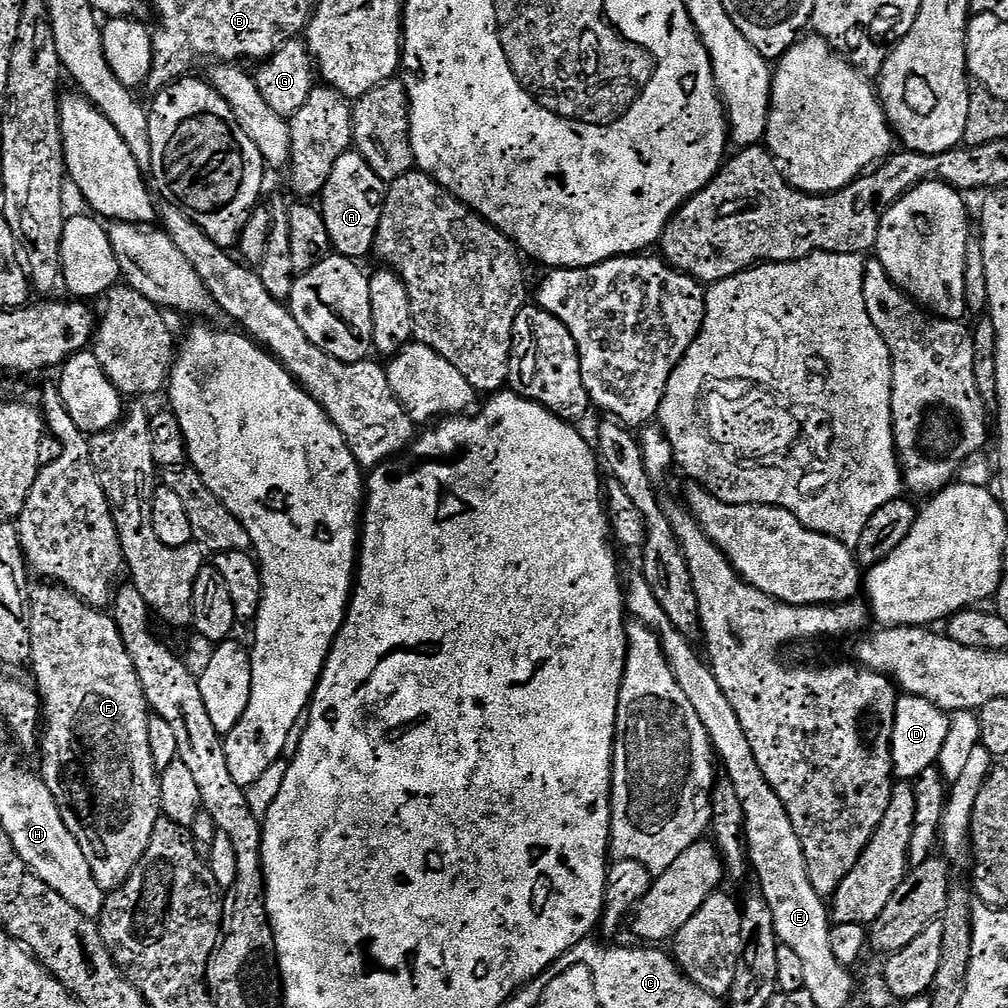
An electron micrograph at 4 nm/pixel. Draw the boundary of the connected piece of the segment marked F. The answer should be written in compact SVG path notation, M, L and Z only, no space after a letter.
M60 592L46 593L36 613L27 617L31 679L42 709L38 775L50 790L68 832L74 834L78 846L82 846L82 854L86 854L86 862L90 862L98 886L107 894L127 882L150 842L152 831L162 819L160 781L151 758L148 733L150 709L117 629L114 626L104 628L97 609L71 594Z

